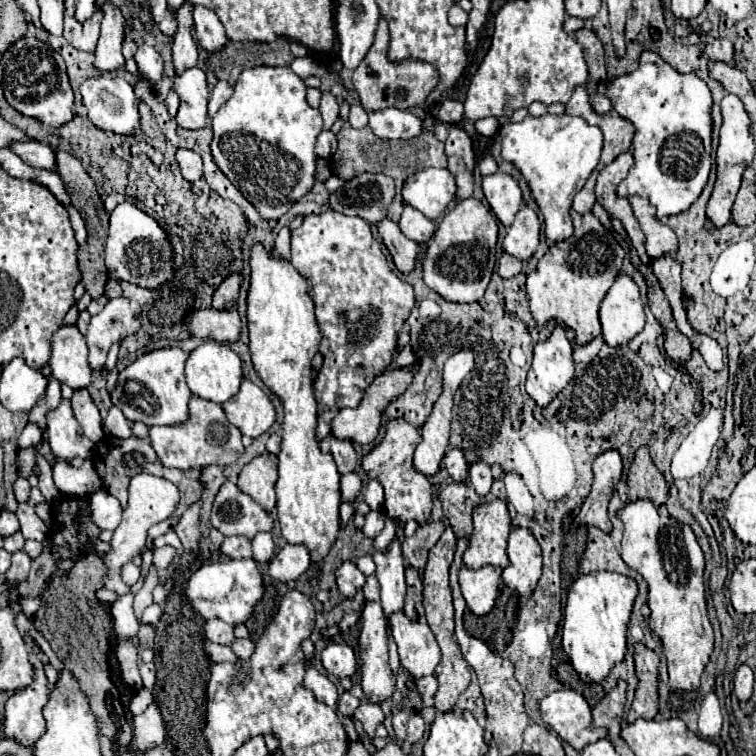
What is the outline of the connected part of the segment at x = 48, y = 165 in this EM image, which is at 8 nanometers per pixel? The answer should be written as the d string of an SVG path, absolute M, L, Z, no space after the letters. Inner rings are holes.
M28 140L28 142L10 142L8 148L34 168L46 168L46 170L54 168L54 150L46 144Z

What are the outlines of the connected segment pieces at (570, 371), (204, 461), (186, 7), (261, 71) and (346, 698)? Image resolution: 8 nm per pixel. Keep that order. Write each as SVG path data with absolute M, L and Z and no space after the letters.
M556 326L554 332L534 346L532 366L528 370L526 392L530 398L546 408L570 382L574 376L574 360L572 360L572 346L566 338L562 326Z
M198 396L190 398L188 404L188 420L174 426L152 426L148 430L148 440L156 450L156 456L166 468L206 468L206 466L228 466L240 458L244 452L242 434L236 426L232 426L220 404L202 400Z
M184 2L176 14L178 30L174 34L174 44L172 44L172 62L174 62L176 76L180 76L184 70L196 66L196 60L198 60L198 48L192 38L190 6L192 6L190 2Z
M258 66L244 70L234 86L234 94L212 118L214 138L210 142L212 158L224 176L244 194L244 198L258 210L264 220L278 220L284 216L294 202L308 194L314 186L316 136L322 132L322 116L318 110L310 108L306 102L304 80L296 76L290 68L268 68Z
M344 692L344 694L340 696L340 700L338 700L338 712L340 712L340 714L344 714L344 716L352 716L352 714L354 714L354 710L358 708L358 704L360 704L360 700L358 700L358 698L354 698L352 694Z

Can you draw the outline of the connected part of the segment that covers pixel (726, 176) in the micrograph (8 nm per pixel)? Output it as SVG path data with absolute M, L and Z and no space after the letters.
M726 94L722 100L722 128L720 128L720 144L716 150L716 184L710 196L710 202L706 206L706 216L714 222L716 228L722 228L730 222L730 212L734 198L740 188L740 178L744 168L754 158L754 140L750 136L750 118L740 102L738 96Z

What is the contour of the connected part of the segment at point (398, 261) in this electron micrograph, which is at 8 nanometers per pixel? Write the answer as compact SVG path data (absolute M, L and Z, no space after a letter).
M384 218L380 224L378 224L378 234L384 242L384 246L388 248L396 268L404 274L412 272L414 264L416 264L416 258L420 254L420 246L416 242L410 242L410 238L406 238L400 230L398 230L398 224Z

